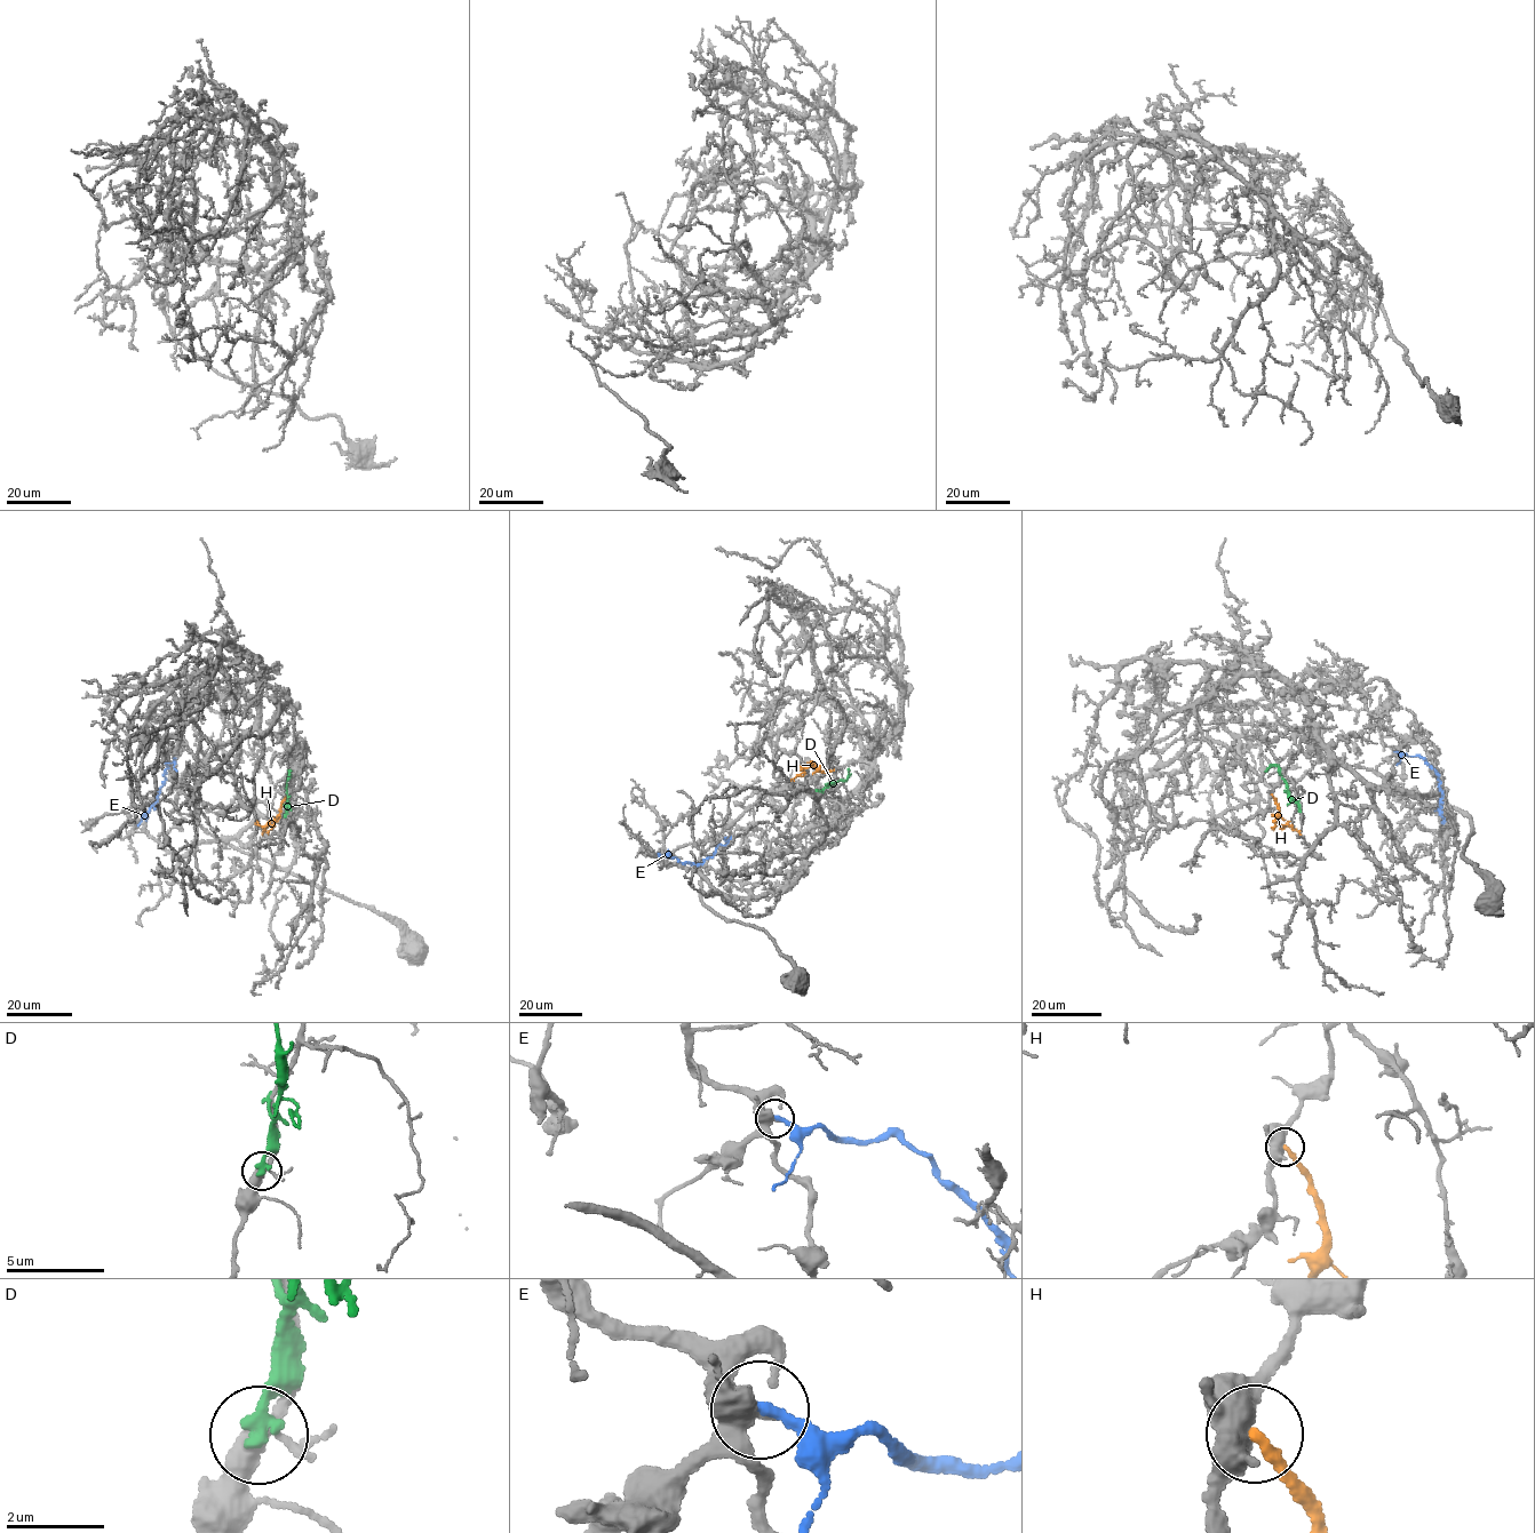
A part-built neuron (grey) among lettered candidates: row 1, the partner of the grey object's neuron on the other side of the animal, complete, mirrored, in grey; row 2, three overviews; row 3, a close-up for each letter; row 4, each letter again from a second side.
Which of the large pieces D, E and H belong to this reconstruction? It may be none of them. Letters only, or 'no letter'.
no letter

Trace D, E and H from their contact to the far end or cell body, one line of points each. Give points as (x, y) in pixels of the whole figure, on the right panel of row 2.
D: (1299, 811), (1278, 766), (1273, 765), (1264, 771)
E: (1397, 751), (1420, 756), (1437, 773), (1442, 796), (1439, 812), (1442, 823)
H: (1272, 795), (1277, 803), (1279, 823), (1301, 833)

